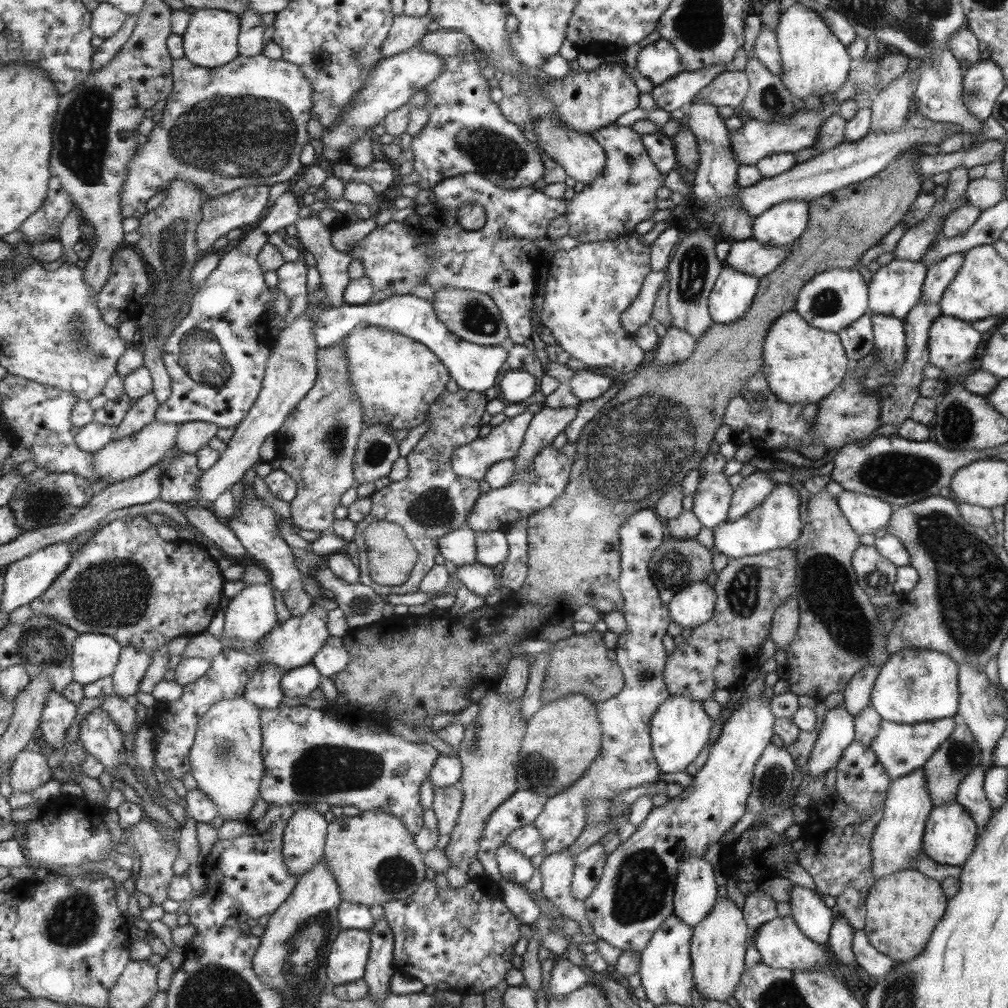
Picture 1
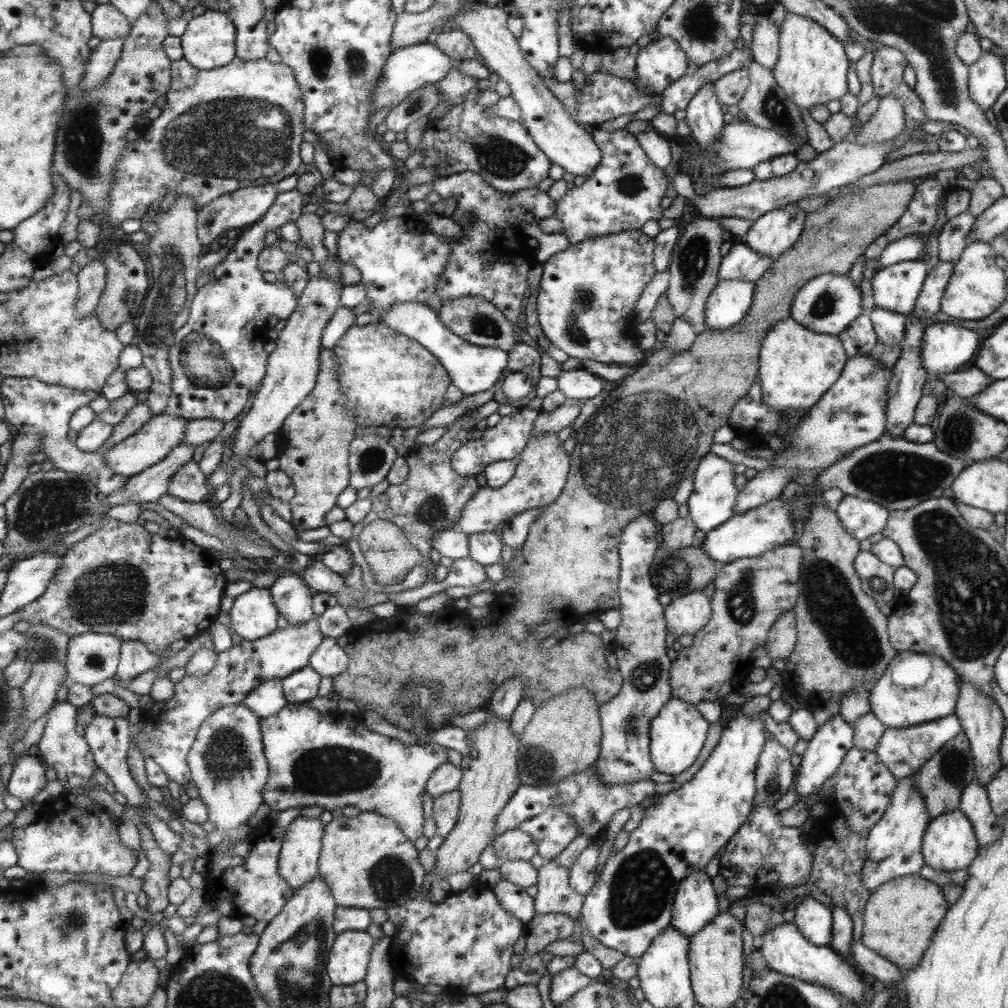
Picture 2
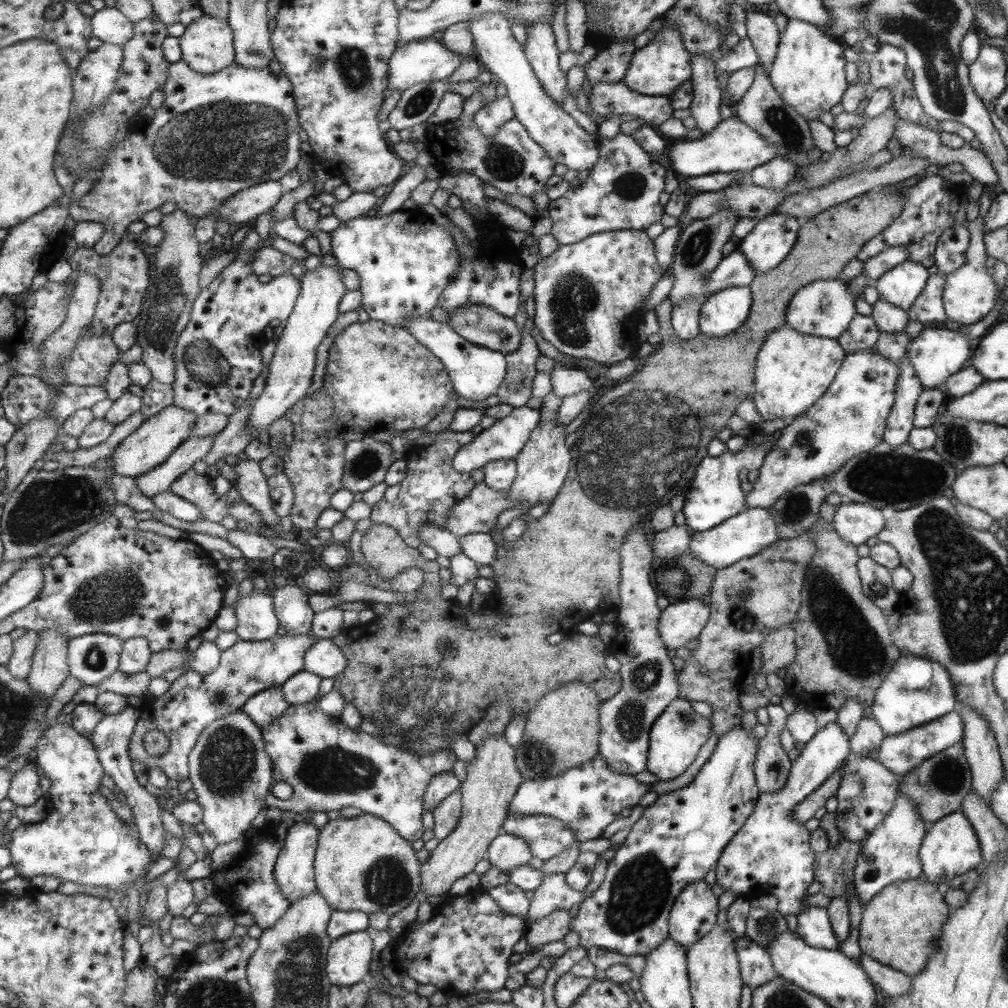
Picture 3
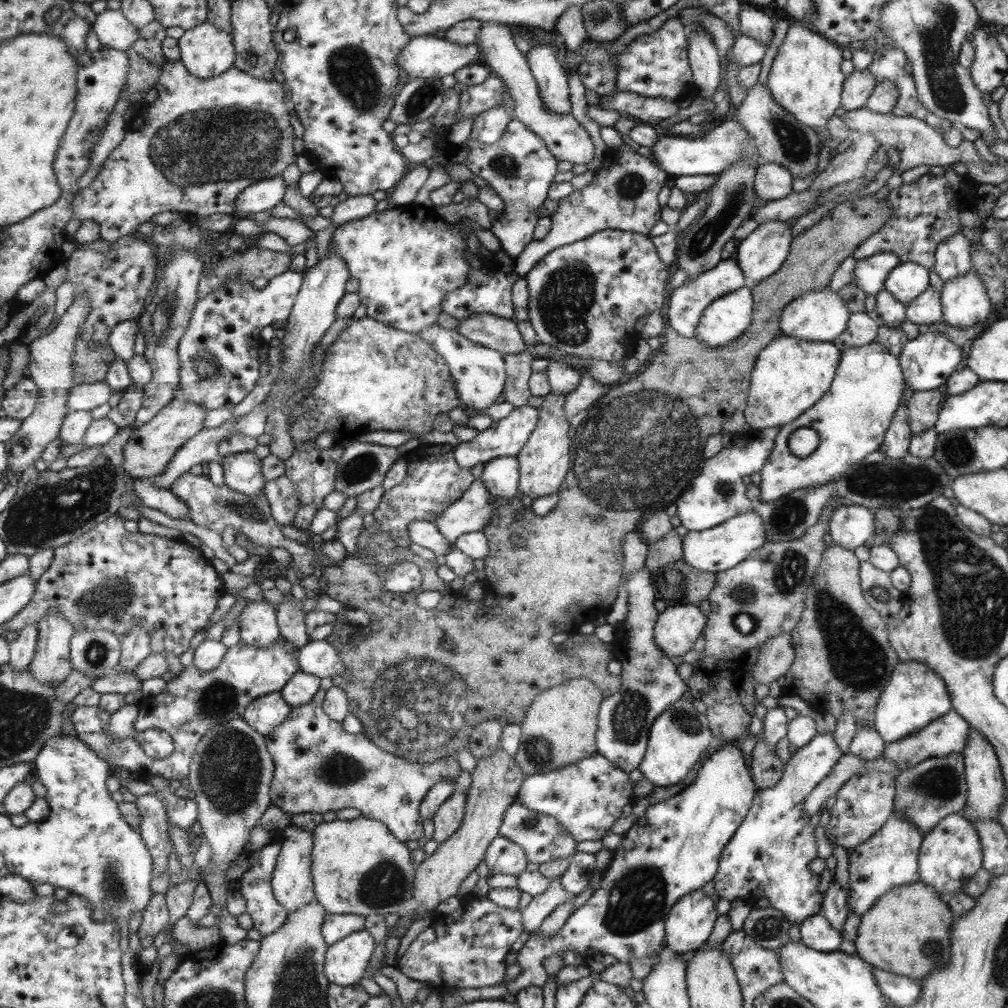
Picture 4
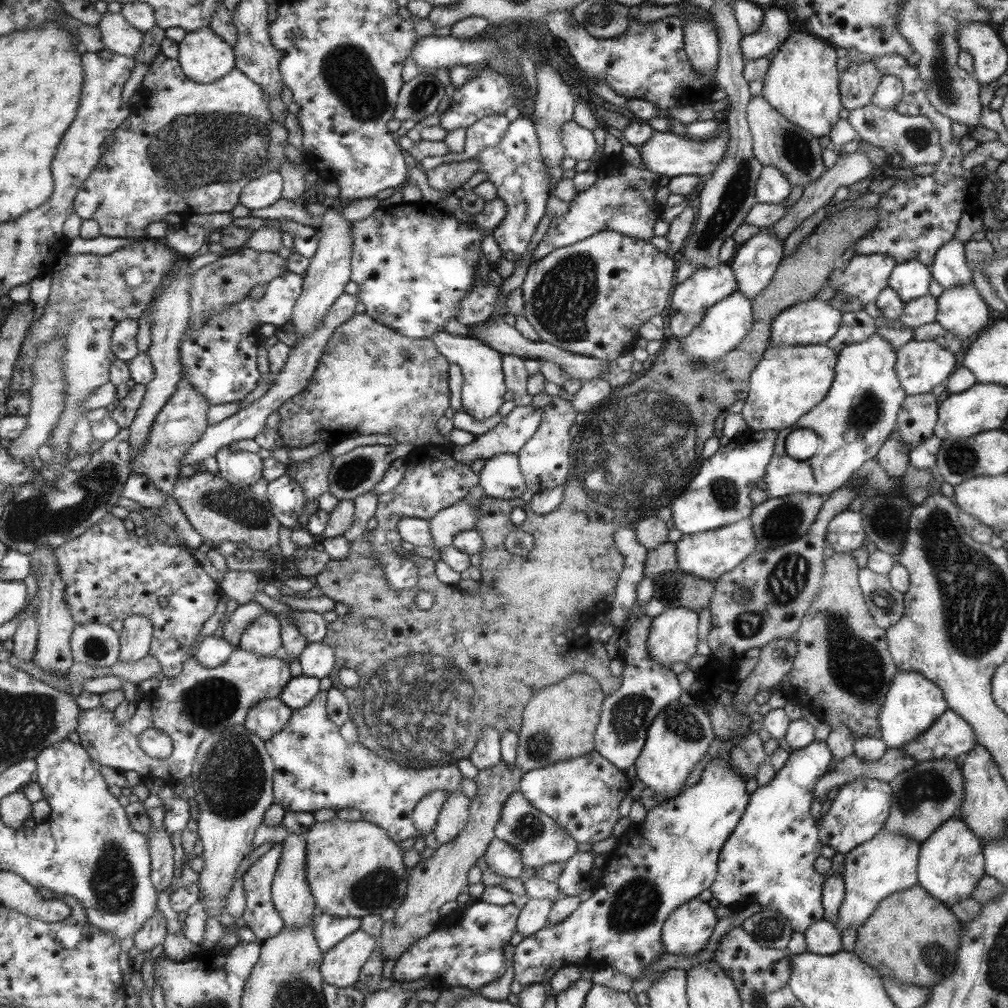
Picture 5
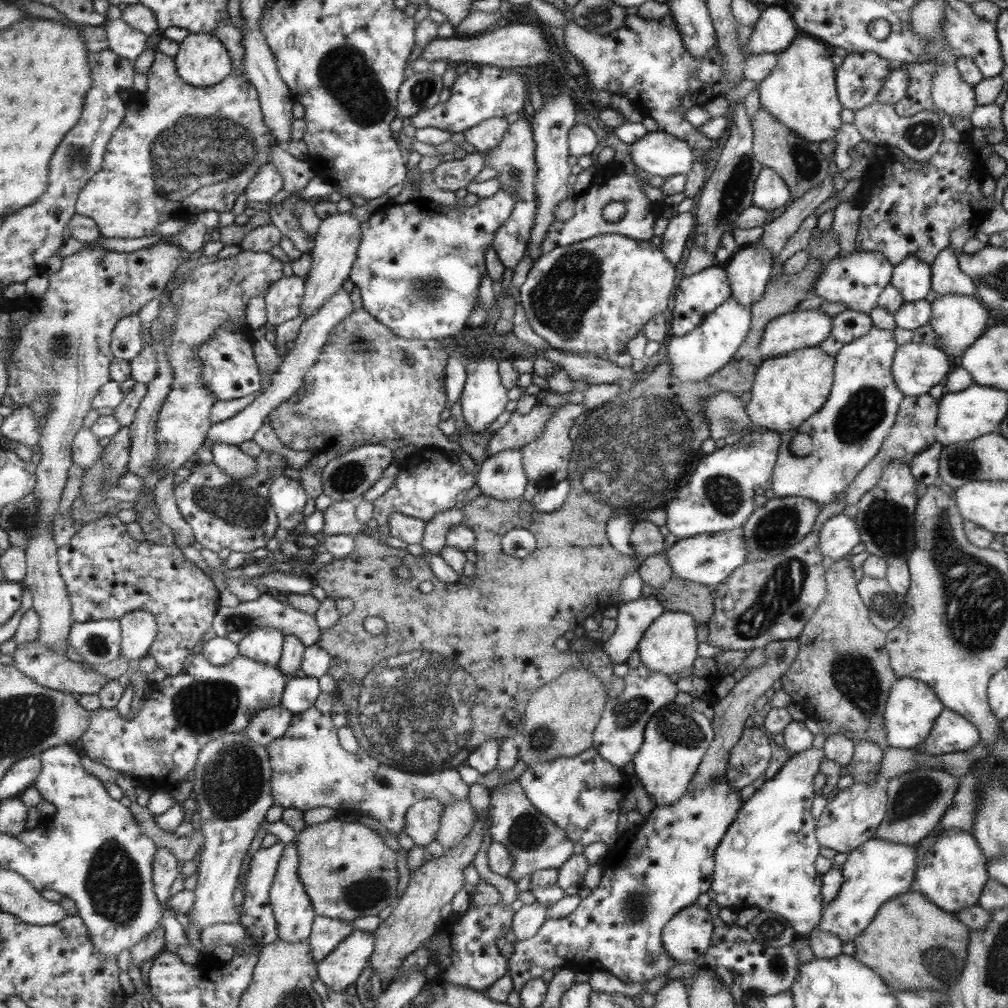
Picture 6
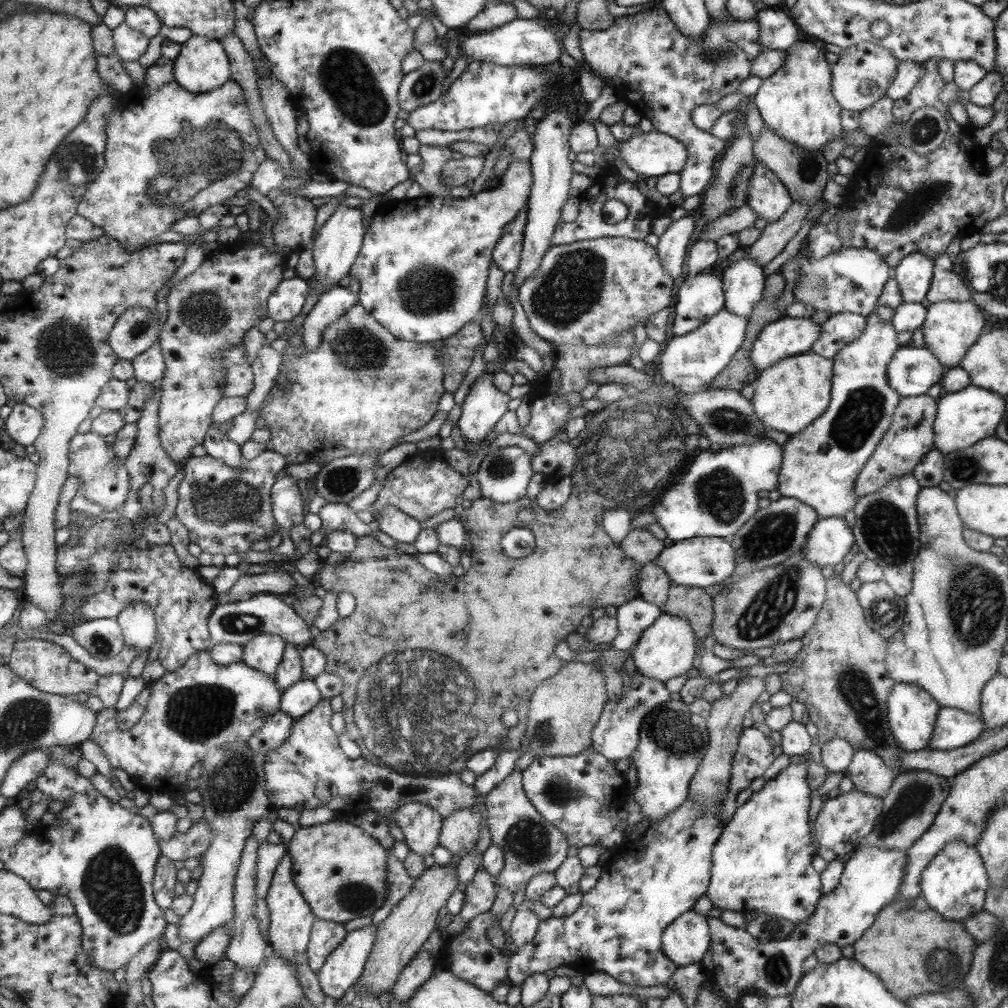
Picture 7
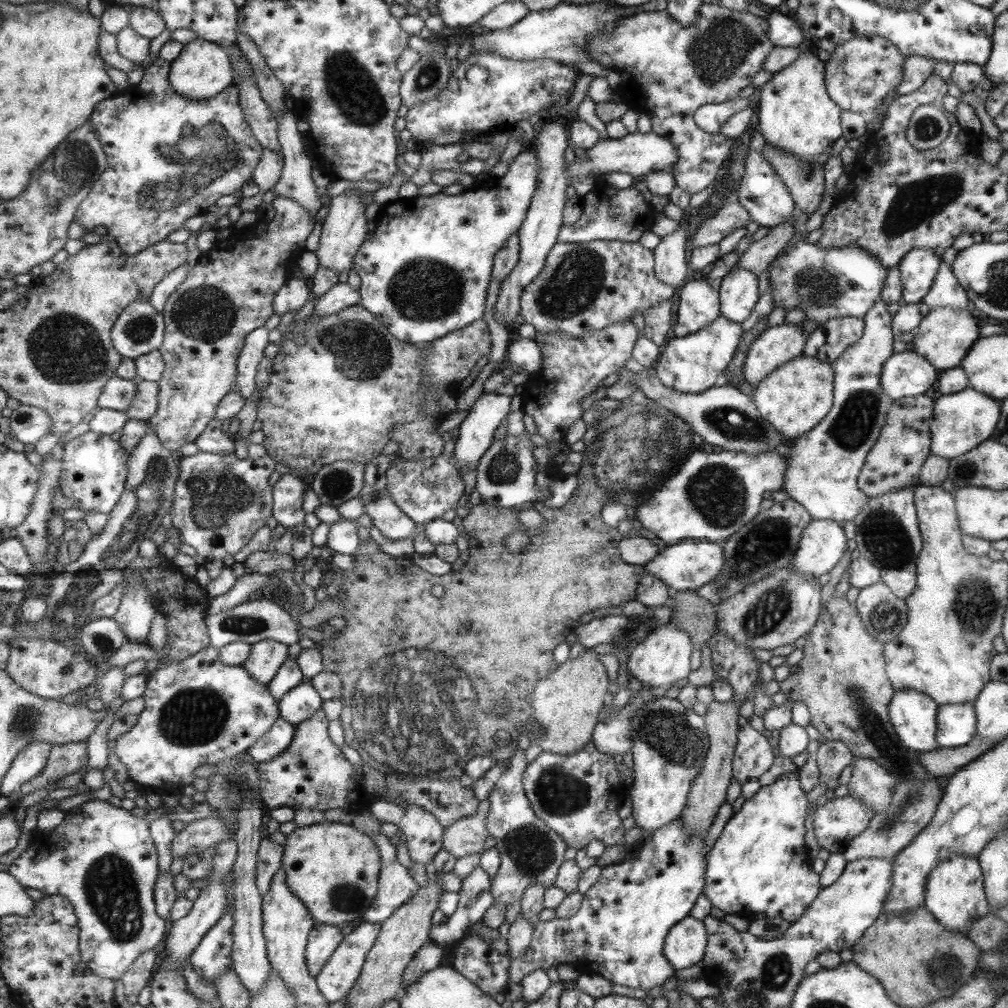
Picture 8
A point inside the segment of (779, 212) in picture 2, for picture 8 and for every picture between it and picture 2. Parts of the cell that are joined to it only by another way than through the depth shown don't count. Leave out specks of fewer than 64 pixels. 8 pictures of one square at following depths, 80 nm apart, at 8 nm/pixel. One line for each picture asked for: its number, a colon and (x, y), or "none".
3: (771, 239)
4: (761, 253)
5: (755, 261)
6: (748, 270)
7: (743, 280)
8: (738, 289)

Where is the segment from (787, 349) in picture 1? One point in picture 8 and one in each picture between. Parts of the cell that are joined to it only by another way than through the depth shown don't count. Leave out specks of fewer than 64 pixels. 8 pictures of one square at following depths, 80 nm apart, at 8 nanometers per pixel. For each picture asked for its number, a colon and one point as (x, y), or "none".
2: (797, 366)
3: (793, 370)
4: (791, 374)
5: (789, 381)
6: (787, 389)
7: (788, 396)
8: (797, 396)

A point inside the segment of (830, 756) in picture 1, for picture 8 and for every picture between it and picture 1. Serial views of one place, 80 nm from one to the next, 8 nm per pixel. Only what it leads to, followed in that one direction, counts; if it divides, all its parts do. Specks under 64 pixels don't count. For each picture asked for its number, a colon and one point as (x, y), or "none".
2: (827, 747)
3: (769, 854)
4: (768, 857)
5: (768, 858)
6: (765, 859)
7: (761, 861)
8: (757, 864)

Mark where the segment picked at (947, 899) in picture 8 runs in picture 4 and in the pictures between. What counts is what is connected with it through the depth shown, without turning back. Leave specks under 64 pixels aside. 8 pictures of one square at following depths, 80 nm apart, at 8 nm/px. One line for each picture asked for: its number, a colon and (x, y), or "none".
4: (950, 854)
5: (951, 861)
6: (952, 874)
7: (955, 883)

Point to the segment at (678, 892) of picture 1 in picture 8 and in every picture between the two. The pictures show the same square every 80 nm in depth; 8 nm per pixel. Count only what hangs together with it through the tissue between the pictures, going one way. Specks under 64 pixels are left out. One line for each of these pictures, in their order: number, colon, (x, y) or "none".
2: (695, 905)
3: (692, 916)
4: (689, 921)
5: (688, 928)
6: (685, 937)
7: (685, 941)
8: (684, 945)

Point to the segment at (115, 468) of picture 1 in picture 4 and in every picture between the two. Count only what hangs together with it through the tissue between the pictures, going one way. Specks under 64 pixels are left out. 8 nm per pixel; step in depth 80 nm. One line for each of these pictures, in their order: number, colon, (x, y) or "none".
2: (151, 444)
3: (153, 443)
4: (152, 447)

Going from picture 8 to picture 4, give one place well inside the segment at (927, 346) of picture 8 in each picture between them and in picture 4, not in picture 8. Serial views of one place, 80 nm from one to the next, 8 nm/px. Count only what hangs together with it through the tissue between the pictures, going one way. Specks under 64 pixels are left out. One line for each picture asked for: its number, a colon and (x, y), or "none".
4: (963, 303)
5: (960, 311)
6: (957, 321)
7: (949, 329)

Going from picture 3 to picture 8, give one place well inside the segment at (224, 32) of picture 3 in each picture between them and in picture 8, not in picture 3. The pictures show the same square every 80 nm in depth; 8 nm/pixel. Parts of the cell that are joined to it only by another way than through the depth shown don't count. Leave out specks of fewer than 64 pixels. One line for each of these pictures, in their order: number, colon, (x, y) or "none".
4: (207, 52)
5: (205, 57)
6: (203, 60)
7: (203, 65)
8: (204, 69)

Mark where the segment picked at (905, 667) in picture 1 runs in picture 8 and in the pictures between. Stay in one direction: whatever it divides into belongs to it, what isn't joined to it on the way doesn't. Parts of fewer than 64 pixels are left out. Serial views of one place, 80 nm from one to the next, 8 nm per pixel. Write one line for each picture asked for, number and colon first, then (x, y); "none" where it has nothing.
2: (916, 688)
3: (917, 691)
4: (915, 696)
5: (913, 703)
6: (912, 708)
7: (911, 712)
8: (913, 714)

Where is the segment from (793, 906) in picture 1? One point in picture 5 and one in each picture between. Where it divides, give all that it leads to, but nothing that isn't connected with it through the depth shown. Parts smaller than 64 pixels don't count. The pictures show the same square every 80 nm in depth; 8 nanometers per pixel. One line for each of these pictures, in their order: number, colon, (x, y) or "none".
2: (812, 918)
3: (813, 925)
4: (816, 932)
5: (822, 938)

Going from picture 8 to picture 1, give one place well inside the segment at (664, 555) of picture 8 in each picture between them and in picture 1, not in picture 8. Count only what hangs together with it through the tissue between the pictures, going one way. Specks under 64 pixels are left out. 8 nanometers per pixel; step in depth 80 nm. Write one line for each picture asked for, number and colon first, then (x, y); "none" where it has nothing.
1: (773, 525)
2: (757, 531)
3: (751, 531)
4: (714, 550)
5: (709, 555)
6: (708, 559)
7: (699, 562)

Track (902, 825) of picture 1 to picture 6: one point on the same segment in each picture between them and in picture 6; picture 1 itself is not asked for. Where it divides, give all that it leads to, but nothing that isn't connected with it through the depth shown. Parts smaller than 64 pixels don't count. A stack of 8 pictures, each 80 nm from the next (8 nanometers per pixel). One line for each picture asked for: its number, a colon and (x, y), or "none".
2: (894, 843)
3: (890, 854)
4: (889, 858)
5: (886, 864)
6: (876, 871)

